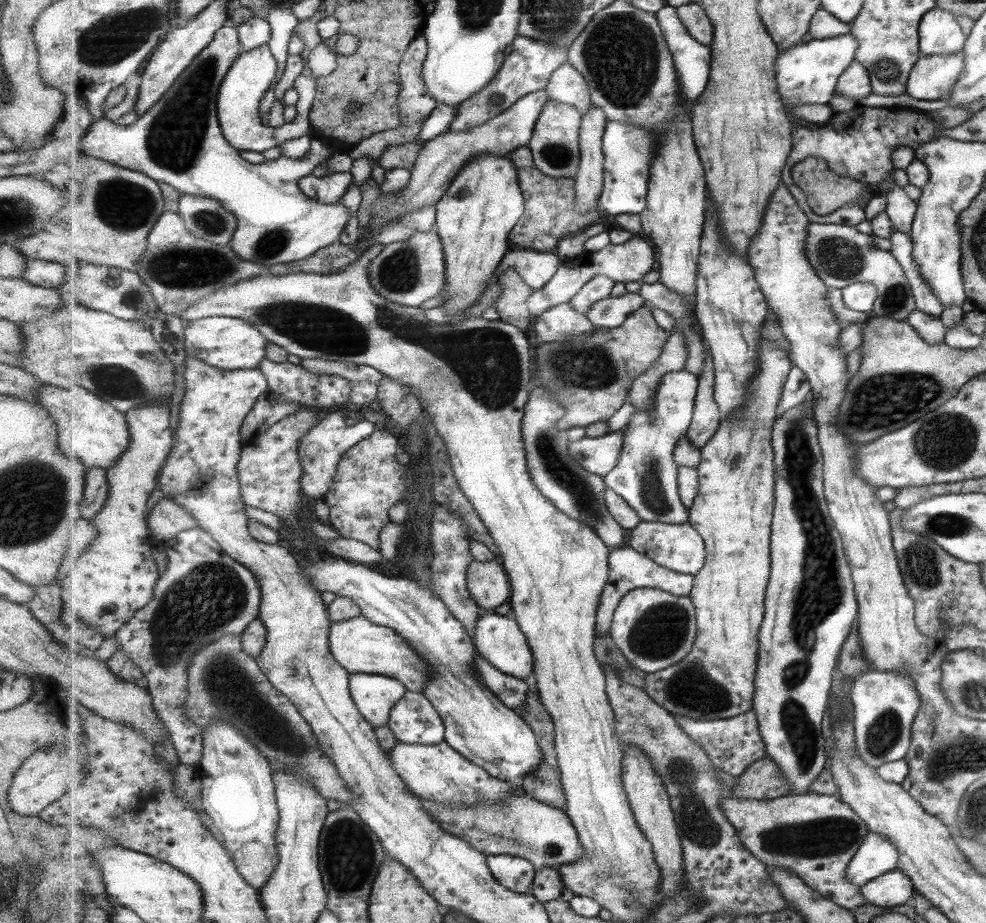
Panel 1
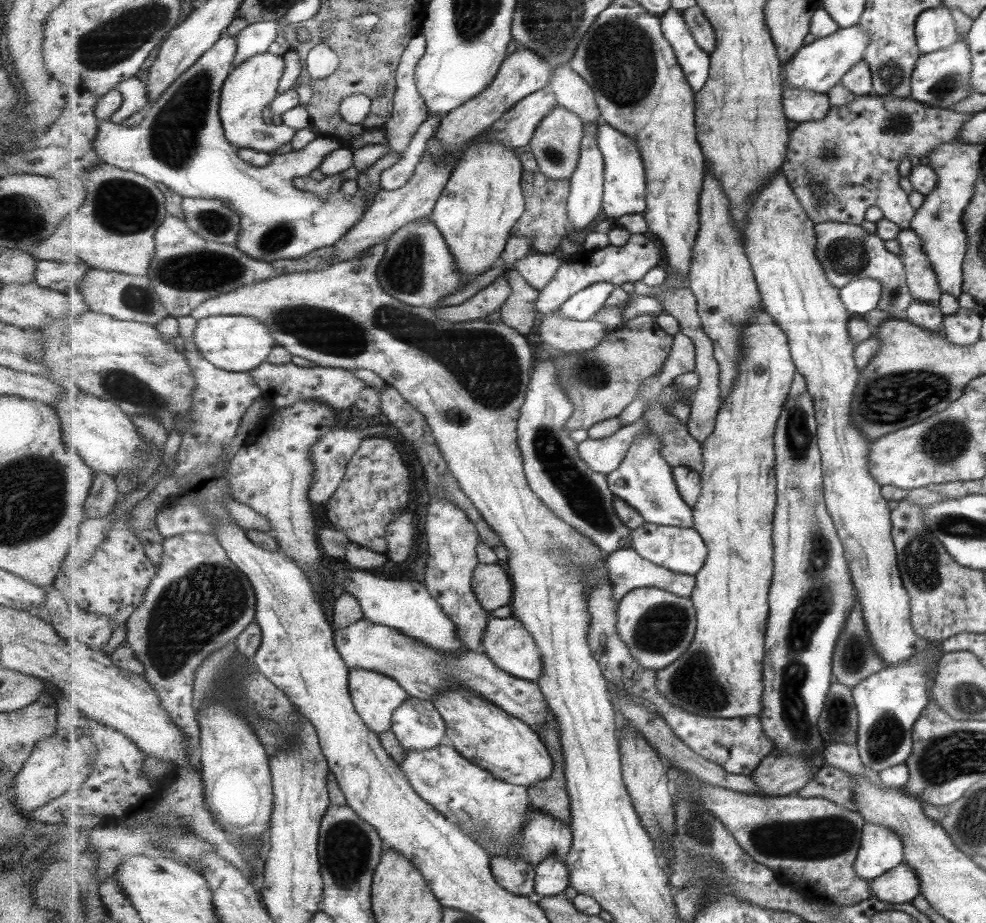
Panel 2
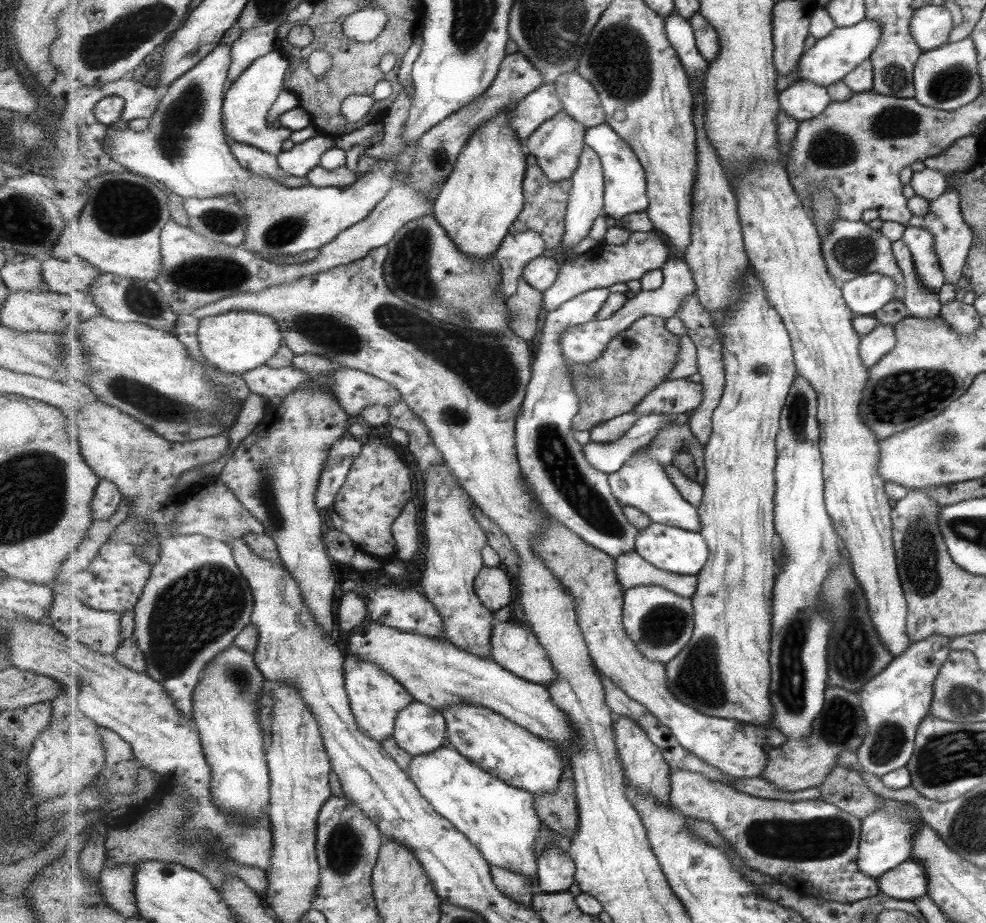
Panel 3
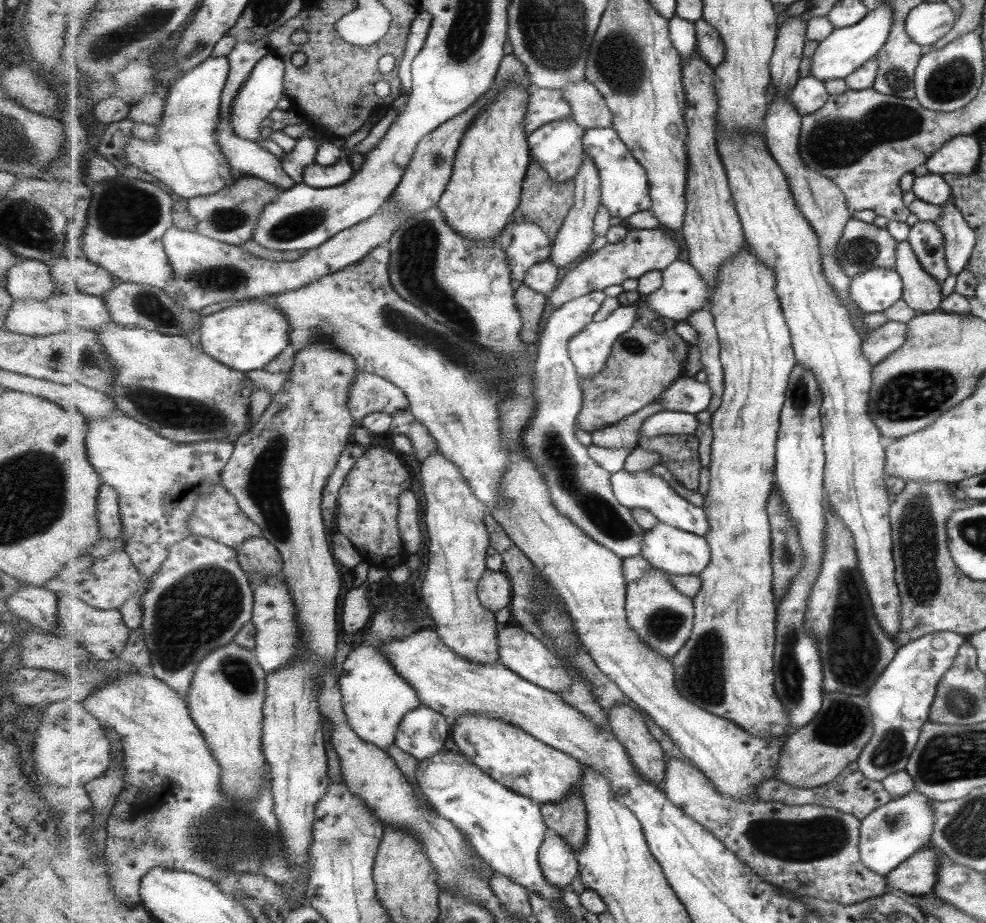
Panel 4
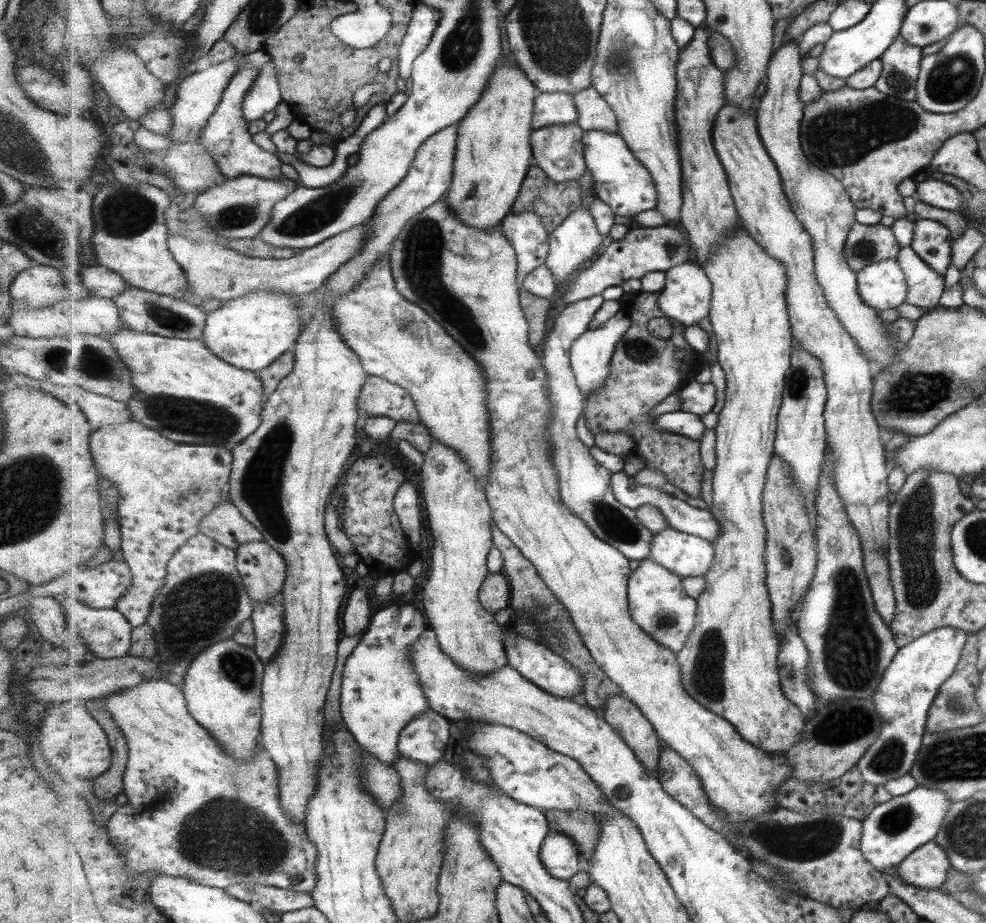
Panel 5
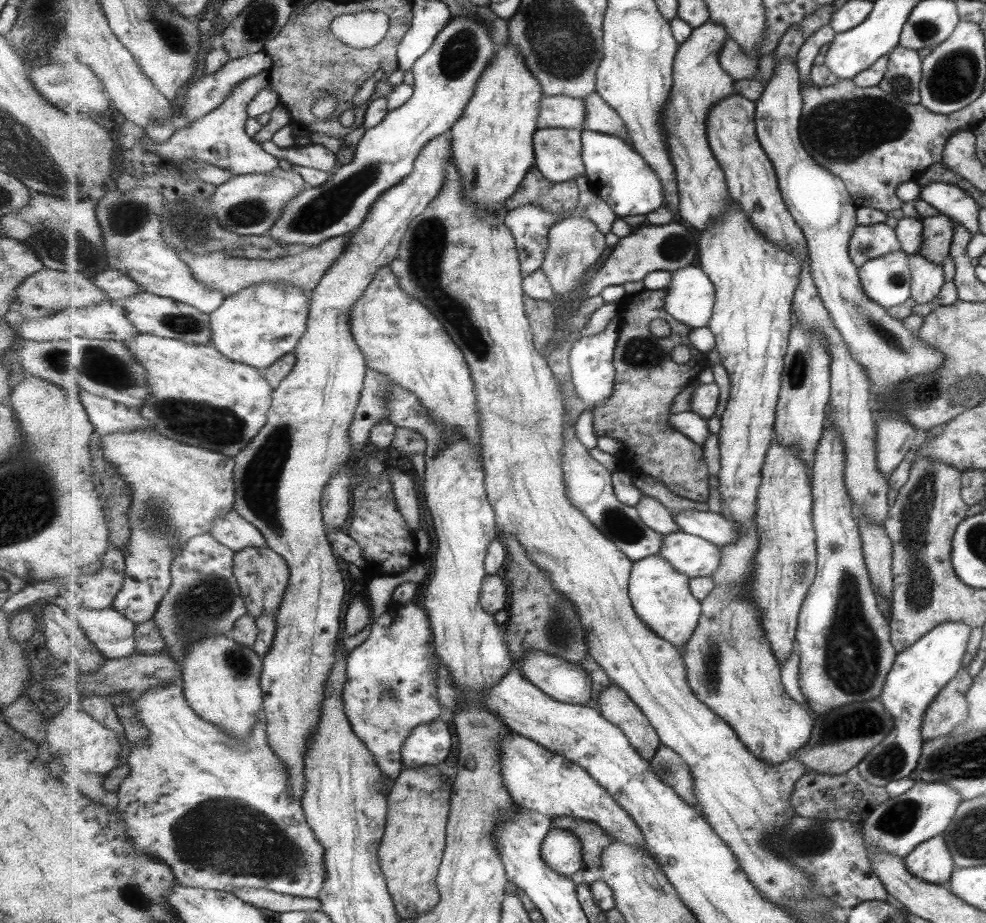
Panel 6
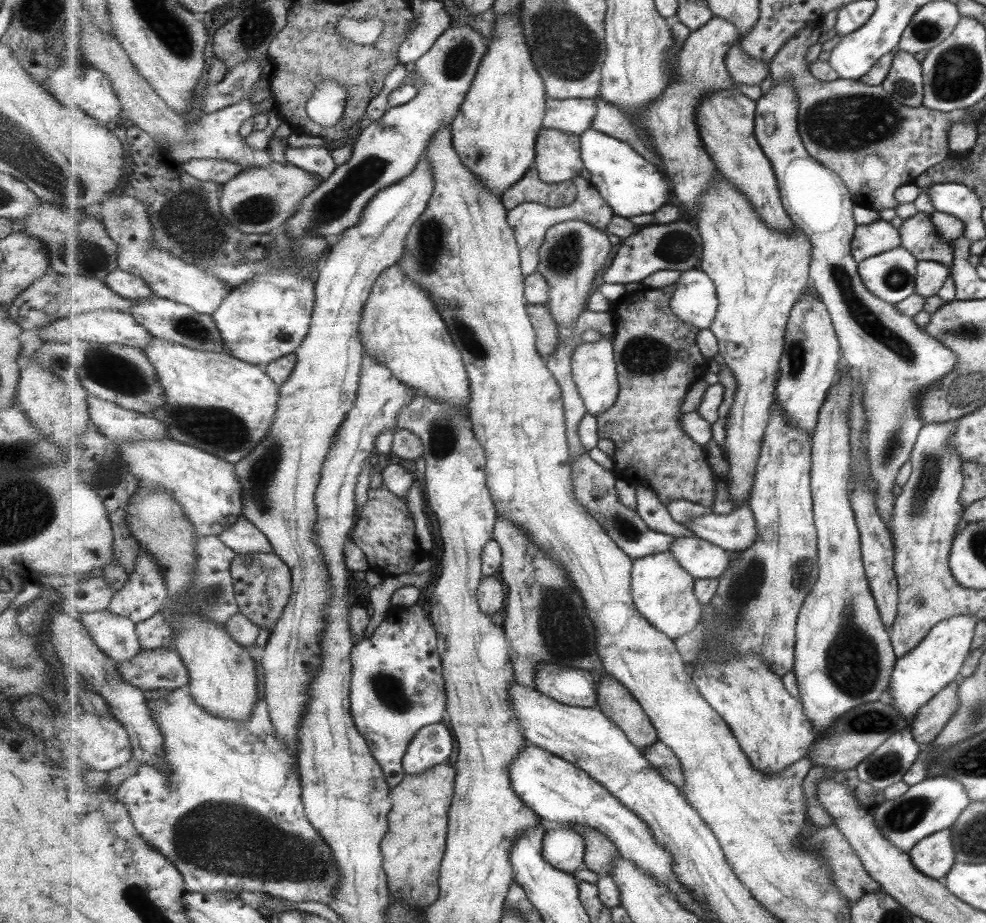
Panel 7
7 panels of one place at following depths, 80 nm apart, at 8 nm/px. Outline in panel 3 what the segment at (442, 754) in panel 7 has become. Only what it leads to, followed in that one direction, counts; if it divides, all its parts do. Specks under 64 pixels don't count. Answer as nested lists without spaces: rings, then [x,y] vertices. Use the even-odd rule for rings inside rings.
[[[413,701],[399,714],[394,737],[413,756],[435,752],[448,738],[445,714],[427,703]]]

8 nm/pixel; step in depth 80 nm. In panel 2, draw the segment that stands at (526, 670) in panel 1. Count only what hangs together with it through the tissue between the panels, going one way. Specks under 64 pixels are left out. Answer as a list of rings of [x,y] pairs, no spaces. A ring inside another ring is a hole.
[[[491,617],[489,627],[484,634],[483,652],[490,655],[491,660],[499,668],[506,670],[517,678],[527,679],[530,682],[539,683],[543,677],[544,660],[541,649],[537,646],[530,630],[518,619]]]

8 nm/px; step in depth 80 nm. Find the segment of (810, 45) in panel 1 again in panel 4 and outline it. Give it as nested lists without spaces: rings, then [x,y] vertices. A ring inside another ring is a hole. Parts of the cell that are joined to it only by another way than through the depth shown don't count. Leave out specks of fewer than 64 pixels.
[[[879,5],[878,8],[870,10],[870,13],[858,25],[835,29],[829,38],[819,43],[811,57],[810,76],[819,78],[821,82],[846,80],[870,62],[871,58],[877,56],[879,49],[886,44],[893,20],[892,8],[889,5]]]

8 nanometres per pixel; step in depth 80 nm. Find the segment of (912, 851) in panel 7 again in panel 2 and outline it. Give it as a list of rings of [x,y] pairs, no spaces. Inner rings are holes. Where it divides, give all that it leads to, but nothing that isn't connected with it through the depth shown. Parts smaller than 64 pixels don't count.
[[[903,863],[894,866],[881,877],[874,878],[871,881],[871,892],[873,897],[891,904],[909,903],[921,893],[918,875]]]

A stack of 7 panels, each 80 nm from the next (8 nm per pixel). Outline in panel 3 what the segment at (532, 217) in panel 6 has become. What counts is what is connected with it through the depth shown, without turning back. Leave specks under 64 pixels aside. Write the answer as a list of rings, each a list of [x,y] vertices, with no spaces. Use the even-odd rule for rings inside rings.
[[[535,229],[510,230],[494,252],[503,275],[502,291],[507,300],[518,291],[525,267],[547,252],[547,243]]]

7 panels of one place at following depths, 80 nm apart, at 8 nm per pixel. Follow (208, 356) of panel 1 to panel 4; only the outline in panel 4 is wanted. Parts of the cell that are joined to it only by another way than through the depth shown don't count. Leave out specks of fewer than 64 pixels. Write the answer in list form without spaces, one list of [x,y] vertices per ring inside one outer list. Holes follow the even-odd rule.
[[[265,298],[246,299],[229,308],[202,317],[202,349],[232,369],[248,373],[264,369],[292,344],[291,321]]]

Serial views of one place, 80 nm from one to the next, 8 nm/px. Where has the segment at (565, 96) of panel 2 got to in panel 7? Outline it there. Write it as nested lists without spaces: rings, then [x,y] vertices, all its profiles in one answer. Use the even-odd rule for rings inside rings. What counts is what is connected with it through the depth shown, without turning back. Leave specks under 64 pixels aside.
[[[597,98],[595,102],[597,102],[598,116],[595,117],[591,128],[629,143],[631,147],[639,151],[639,154],[655,163],[658,169],[665,174],[667,170],[664,160],[653,149],[645,146],[645,142],[641,140],[636,126],[627,118],[626,114],[619,107],[607,103],[602,98]]]

